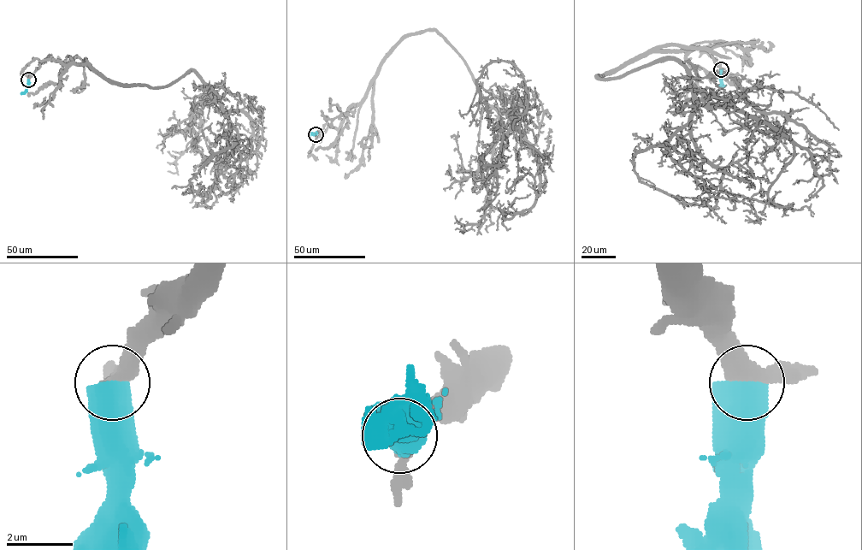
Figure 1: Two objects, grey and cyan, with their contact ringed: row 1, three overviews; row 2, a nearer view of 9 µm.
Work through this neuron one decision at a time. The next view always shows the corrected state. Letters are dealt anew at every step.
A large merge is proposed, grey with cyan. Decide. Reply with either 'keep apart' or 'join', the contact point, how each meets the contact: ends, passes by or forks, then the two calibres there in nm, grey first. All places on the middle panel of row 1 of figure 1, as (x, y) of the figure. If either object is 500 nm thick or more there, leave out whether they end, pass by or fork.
join | (315, 134) | 440/750 nm

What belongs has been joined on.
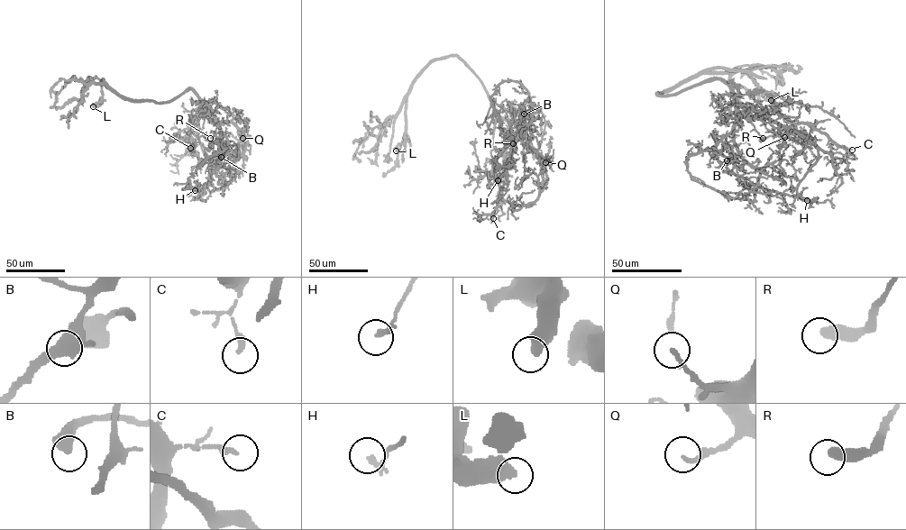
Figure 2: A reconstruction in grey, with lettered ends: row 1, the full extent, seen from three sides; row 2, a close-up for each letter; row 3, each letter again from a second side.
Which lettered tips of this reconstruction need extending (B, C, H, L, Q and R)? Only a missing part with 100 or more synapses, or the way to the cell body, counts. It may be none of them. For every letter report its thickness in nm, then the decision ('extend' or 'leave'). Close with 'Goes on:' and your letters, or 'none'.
B: calibre 440 nm; leave
C: calibre 240 nm; leave
H: calibre 240 nm; leave
L: calibre 550 nm; leave
Q: calibre 160 nm; leave
R: calibre 480 nm; leave
Goes on: none

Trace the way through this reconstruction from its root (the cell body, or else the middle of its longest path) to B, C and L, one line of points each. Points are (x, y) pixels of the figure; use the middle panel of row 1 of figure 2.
B: (487, 91), (493, 107), (500, 116), (519, 122), (530, 110), (536, 118), (534, 120), (524, 114)
C: (487, 91), (494, 109), (508, 123), (509, 128), (507, 149), (494, 165), (501, 198), (493, 218)
L: (487, 91), (478, 76), (457, 56), (434, 59), (412, 85), (407, 95), (405, 141), (399, 143), (396, 150)

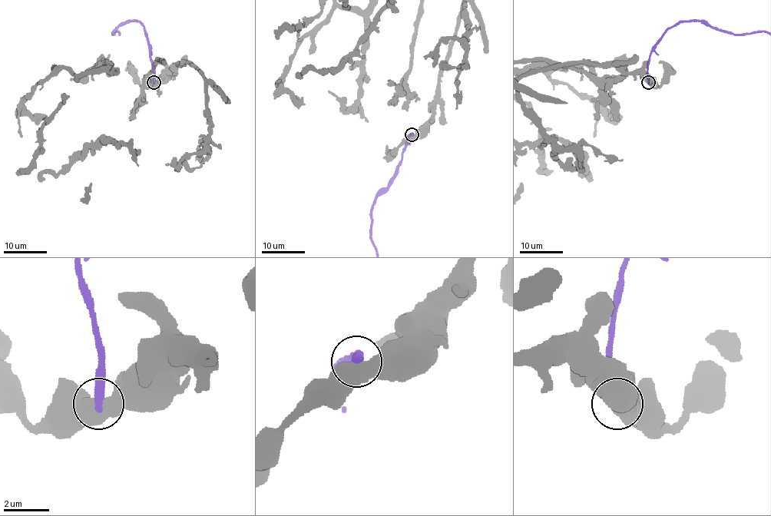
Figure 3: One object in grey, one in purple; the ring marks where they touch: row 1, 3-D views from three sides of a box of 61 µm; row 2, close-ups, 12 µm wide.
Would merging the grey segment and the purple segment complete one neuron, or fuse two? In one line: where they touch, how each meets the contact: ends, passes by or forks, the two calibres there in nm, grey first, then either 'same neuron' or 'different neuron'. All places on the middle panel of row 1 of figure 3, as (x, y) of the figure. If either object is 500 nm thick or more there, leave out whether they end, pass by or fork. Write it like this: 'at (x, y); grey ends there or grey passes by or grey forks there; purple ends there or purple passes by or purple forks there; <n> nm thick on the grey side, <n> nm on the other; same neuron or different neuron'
at (411, 134); 600 nm thick on the grey side, 340 nm on the other; different neuron

